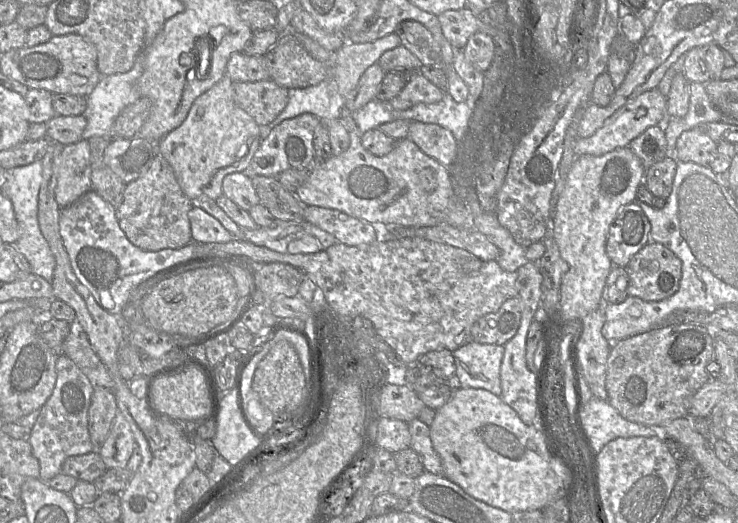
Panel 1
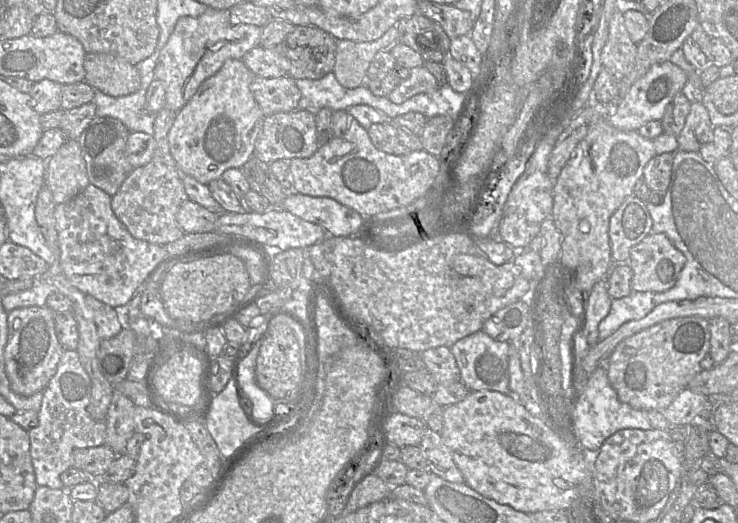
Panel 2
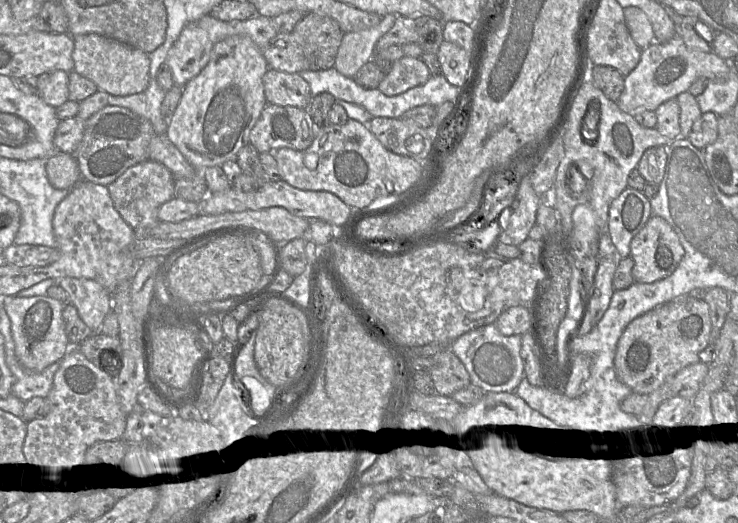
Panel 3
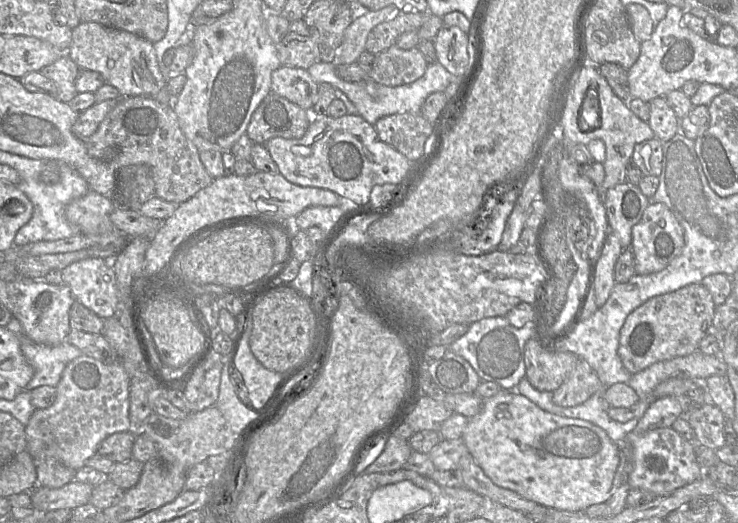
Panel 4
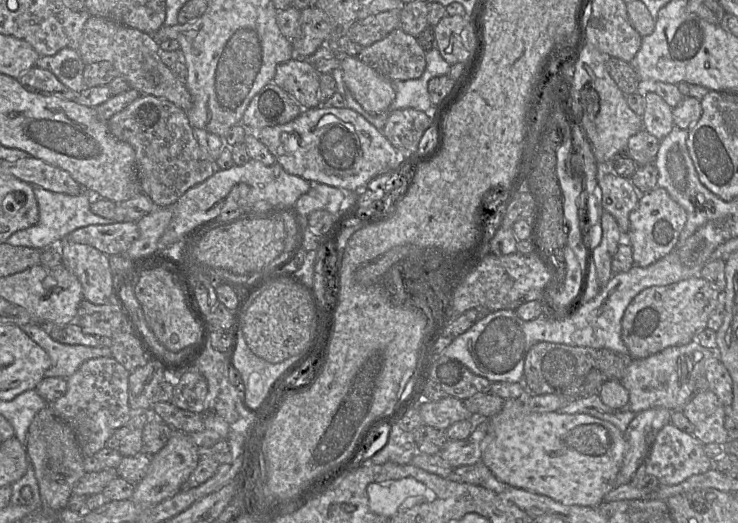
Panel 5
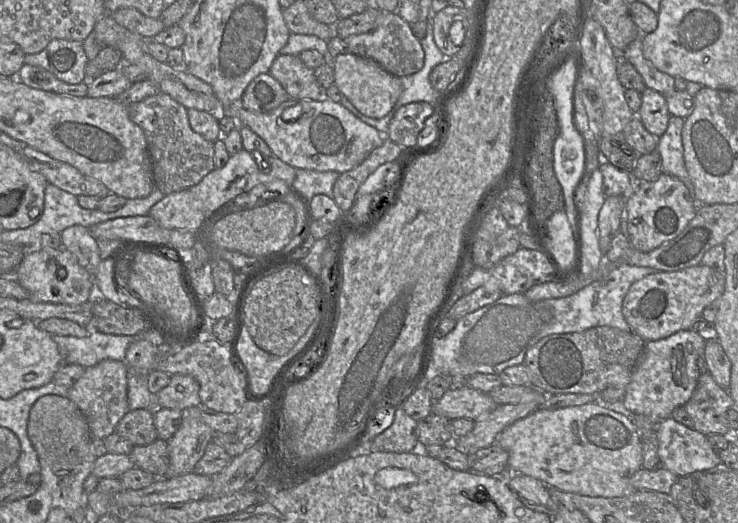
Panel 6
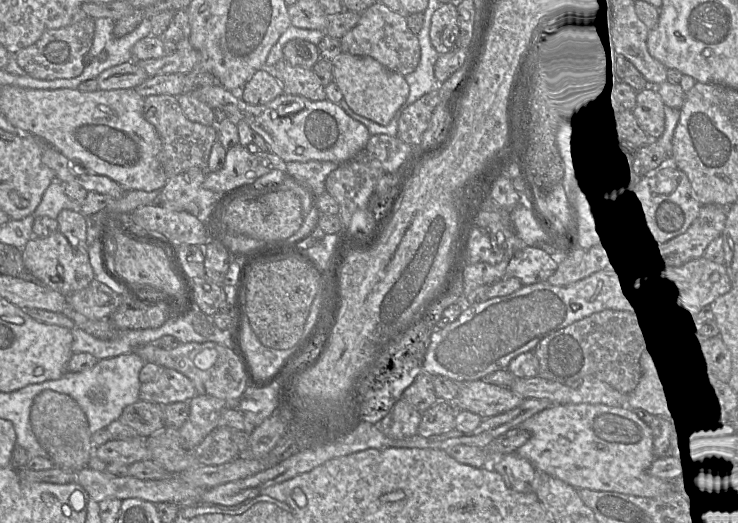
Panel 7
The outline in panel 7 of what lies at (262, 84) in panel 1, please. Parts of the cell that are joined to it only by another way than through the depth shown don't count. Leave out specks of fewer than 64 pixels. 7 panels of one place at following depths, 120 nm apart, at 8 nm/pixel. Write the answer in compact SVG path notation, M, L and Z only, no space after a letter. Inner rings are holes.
M282 59L273 67L264 68L281 84L284 93L305 97L311 101L327 99L325 86L312 68L292 66Z

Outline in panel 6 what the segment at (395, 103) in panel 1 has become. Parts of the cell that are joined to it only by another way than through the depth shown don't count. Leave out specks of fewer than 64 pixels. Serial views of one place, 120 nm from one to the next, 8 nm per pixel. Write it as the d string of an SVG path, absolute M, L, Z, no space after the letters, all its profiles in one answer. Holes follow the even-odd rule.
M382 12L374 30L352 35L344 40L349 53L374 60L388 73L397 77L412 75L420 71L424 65L421 41L414 36L411 25L396 12Z

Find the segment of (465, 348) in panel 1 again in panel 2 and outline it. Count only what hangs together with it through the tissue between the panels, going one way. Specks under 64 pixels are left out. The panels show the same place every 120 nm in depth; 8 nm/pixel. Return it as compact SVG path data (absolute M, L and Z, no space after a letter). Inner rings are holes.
M478 331L457 341L450 349L461 371L461 382L470 391L497 391L510 394L508 351L510 343L499 342L483 331Z

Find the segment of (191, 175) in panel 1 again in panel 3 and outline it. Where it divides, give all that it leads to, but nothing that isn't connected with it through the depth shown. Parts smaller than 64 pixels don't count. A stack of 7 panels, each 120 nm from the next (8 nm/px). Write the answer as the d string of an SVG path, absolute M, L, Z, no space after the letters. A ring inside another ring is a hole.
M233 35L214 45L207 65L183 86L165 135L195 169L221 166L228 160L235 160L238 151L249 143L250 131L268 104L263 85L263 77L268 69L262 50L249 37Z

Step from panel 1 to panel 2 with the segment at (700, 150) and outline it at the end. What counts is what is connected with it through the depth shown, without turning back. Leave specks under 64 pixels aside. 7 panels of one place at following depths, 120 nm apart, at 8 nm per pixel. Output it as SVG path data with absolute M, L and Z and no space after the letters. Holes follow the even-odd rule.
M700 101L691 102L690 112L677 140L679 149L688 152L698 152L702 144L713 141L713 126Z

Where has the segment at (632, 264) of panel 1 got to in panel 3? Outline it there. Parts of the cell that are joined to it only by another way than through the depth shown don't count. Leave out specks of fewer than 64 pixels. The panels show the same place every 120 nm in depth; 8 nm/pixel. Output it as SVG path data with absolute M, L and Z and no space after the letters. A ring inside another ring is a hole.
M652 215L642 230L631 240L630 257L634 261L632 269L634 281L652 283L670 276L684 255L685 250L671 225L662 217Z

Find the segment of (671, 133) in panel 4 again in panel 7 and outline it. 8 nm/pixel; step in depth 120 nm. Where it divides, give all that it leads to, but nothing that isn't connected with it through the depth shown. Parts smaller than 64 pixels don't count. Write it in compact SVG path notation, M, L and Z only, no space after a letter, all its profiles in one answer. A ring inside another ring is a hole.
M649 86L642 91L638 92L637 103L632 109L642 128L652 139L658 139L665 130L665 104L660 95L657 93L656 88Z

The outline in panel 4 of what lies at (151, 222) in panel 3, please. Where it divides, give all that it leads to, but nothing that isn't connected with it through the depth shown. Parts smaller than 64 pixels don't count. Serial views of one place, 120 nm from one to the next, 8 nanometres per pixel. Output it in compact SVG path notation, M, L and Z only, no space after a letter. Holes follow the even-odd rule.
M130 165L117 171L111 196L114 209L137 210L155 195L155 182L147 165Z

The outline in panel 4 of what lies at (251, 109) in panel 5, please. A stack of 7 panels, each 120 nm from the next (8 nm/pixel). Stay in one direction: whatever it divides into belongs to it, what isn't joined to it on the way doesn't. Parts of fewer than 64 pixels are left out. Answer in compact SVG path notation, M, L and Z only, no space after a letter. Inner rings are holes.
M271 91L253 112L246 134L258 144L274 137L299 139L305 135L310 121L310 111Z

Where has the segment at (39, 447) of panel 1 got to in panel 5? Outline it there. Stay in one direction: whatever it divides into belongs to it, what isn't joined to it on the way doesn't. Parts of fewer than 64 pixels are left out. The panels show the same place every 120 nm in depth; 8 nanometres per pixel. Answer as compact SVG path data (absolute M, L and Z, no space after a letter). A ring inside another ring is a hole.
M113 357L87 360L68 378L66 393L49 403L54 415L73 429L84 457L104 448L112 434L127 424L131 410L129 376L130 372Z

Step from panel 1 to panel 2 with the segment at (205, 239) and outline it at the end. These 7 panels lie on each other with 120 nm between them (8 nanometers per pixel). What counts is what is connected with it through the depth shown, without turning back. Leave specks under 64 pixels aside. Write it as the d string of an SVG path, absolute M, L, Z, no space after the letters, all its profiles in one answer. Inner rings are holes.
M187 199L181 204L176 215L176 220L185 233L205 233L214 230L217 215Z

